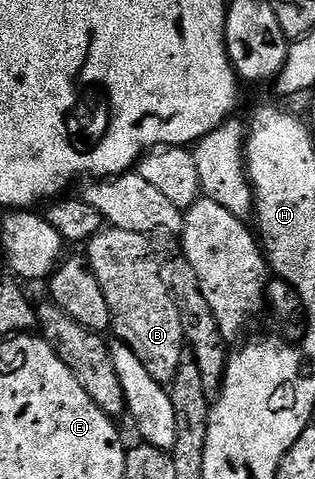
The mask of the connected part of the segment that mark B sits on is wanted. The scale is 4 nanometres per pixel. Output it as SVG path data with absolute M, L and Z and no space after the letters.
M102 227L87 242L87 266L95 274L103 298L107 298L112 335L135 352L152 378L168 386L173 383L181 361L186 359L187 345L179 306L175 306L175 298L163 286L161 260L153 253L149 240L144 232Z

